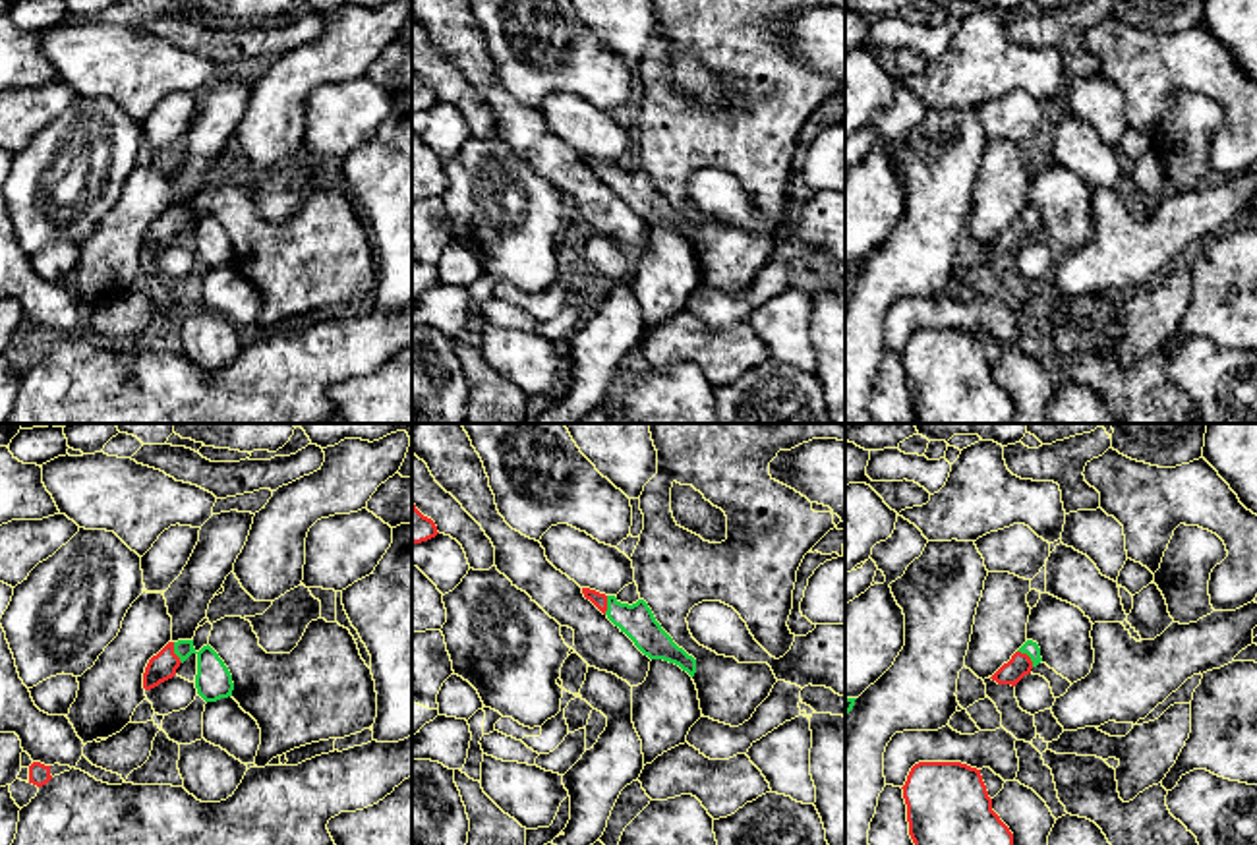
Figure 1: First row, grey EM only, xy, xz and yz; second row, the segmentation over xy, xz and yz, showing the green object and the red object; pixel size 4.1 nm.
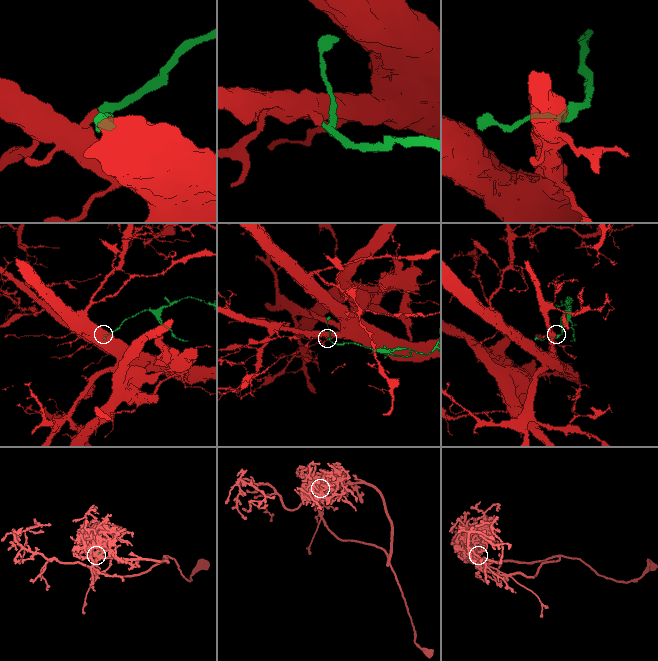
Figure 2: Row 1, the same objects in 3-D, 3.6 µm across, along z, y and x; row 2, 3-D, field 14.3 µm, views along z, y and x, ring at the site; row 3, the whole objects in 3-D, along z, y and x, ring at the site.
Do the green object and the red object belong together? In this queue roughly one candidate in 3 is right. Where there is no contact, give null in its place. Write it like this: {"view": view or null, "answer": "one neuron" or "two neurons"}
{"view": "yz", "answer": "one neuron"}

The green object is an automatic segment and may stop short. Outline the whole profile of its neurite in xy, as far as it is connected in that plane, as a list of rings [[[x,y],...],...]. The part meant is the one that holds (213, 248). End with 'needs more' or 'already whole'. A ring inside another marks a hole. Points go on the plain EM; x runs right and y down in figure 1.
[[[193,207],[168,209],[157,222],[153,222],[143,240],[143,255],[151,257],[161,249],[172,246],[176,236],[191,222],[197,222],[195,255],[205,269],[217,269],[232,263],[234,249],[228,234],[219,220],[207,211],[199,219]]]; needs more

